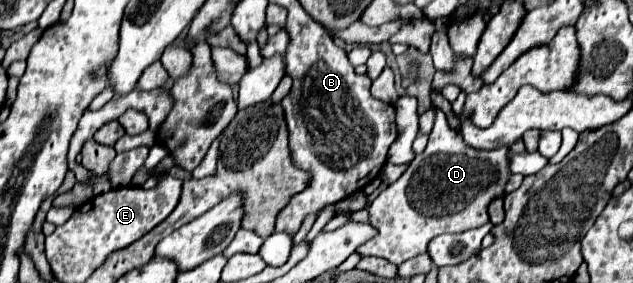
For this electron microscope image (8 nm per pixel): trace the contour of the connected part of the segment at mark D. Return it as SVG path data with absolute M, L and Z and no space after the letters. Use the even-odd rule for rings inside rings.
M435 108L435 124L429 134L429 144L427 148L415 156L415 160L407 166L403 176L389 184L367 208L369 210L369 224L377 230L377 234L365 242L363 246L357 248L359 256L377 256L385 258L387 262L393 262L399 266L401 262L415 258L423 252L427 252L427 244L431 238L451 232L465 232L471 228L479 228L489 222L487 206L495 196L503 194L503 188L509 180L509 148L495 148L495 150L475 150L465 140L461 134L449 128L445 114Z

